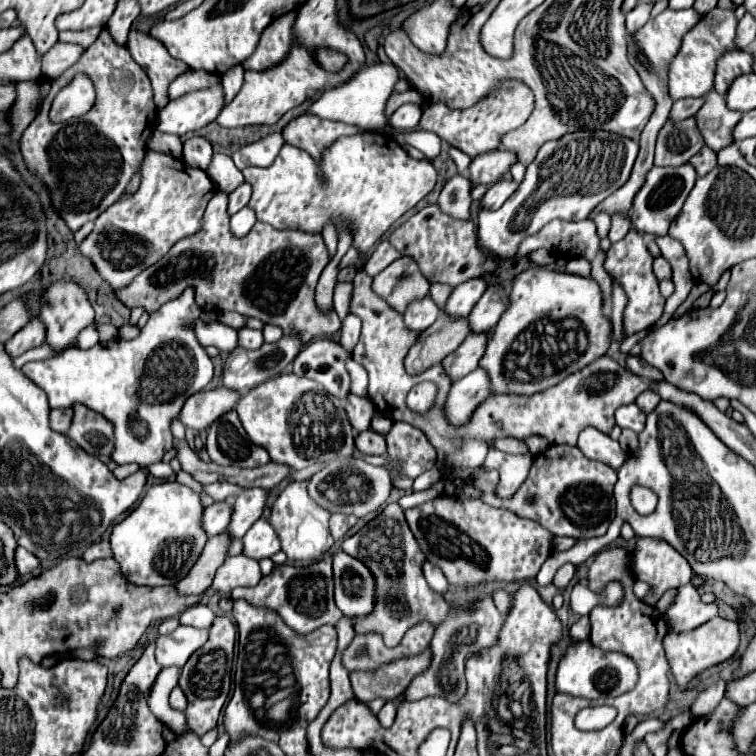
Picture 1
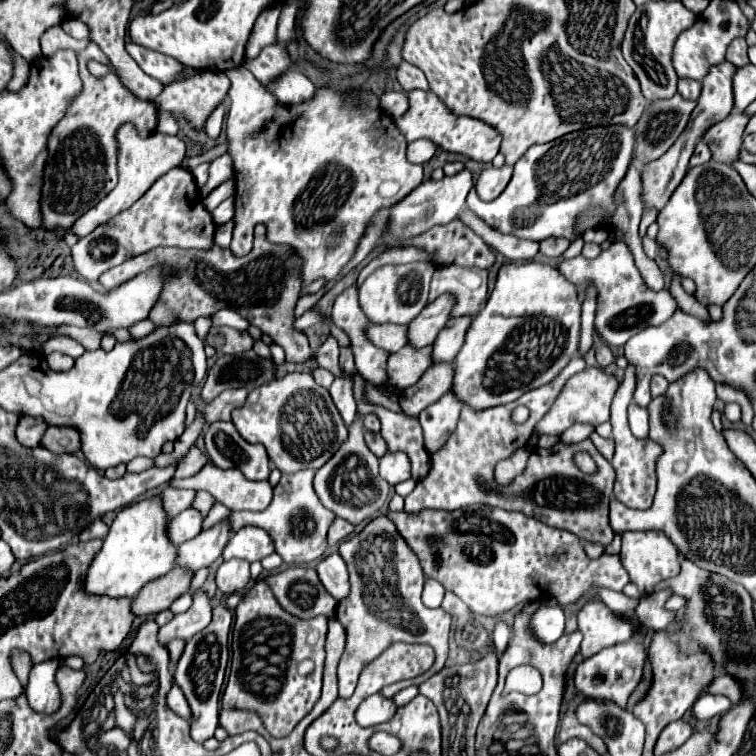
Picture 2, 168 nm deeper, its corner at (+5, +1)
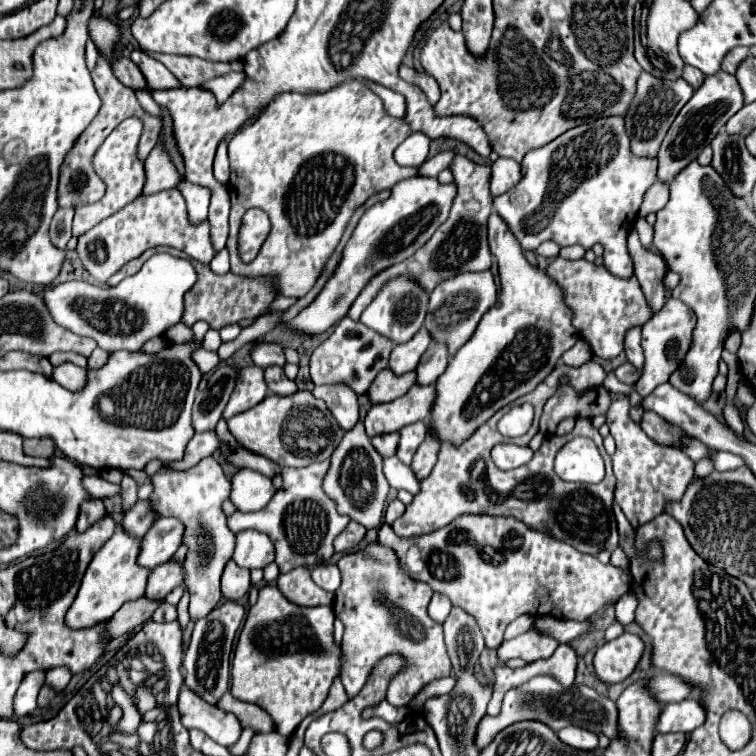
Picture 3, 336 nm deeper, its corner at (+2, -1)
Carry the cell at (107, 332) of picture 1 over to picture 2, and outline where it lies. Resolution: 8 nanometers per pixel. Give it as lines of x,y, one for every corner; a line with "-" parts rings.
63,326
57,334
67,334
67,336
75,338
77,342
81,342
85,346
85,350
97,350
101,346
101,338
103,338
103,334
93,334
93,330
85,330
85,328
77,328
77,326

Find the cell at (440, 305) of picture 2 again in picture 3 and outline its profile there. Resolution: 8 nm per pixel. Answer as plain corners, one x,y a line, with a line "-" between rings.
422,328
412,340
394,346
394,350
390,354
390,360
388,360
388,368
396,376
406,374
406,372
412,372
416,368
416,364
420,362
422,354
426,352
426,348
430,346
430,342
432,342
432,338
430,338
428,330

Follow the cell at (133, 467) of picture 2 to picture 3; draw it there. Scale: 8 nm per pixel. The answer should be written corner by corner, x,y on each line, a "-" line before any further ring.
124,476
122,478
122,490
120,490
120,496
122,496
122,512
128,512
136,504
136,500
138,500
136,498
136,490
138,490
136,482
132,478

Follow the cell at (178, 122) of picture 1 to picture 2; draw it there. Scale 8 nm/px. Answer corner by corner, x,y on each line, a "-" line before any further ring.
159,112
157,130
163,134
177,134
177,116
173,112

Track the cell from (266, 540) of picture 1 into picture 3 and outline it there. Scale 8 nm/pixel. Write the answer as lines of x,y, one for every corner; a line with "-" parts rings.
244,530
236,534
236,550
232,560
248,570
264,568
274,560
274,546
262,532

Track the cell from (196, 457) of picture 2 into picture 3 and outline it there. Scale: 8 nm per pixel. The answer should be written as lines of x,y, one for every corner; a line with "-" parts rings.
208,456
188,470
174,470
164,464
152,476
152,486
154,492
148,498
152,510
158,516
174,516
184,524
182,544
188,546
182,564
184,588
190,592
190,616
192,620
198,620
220,604
220,576
236,546
236,536
226,526
226,516
222,512
222,502
228,498
230,492
230,480
224,476
222,466
212,456

